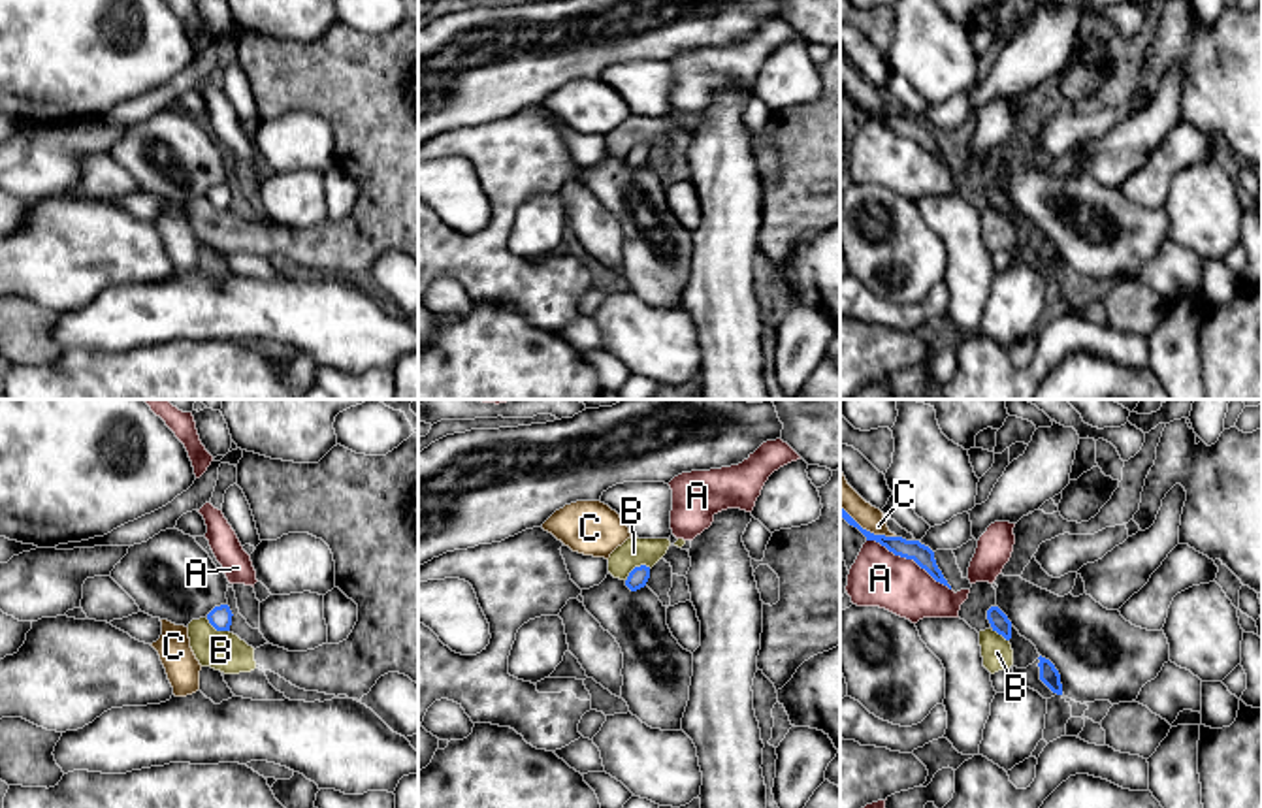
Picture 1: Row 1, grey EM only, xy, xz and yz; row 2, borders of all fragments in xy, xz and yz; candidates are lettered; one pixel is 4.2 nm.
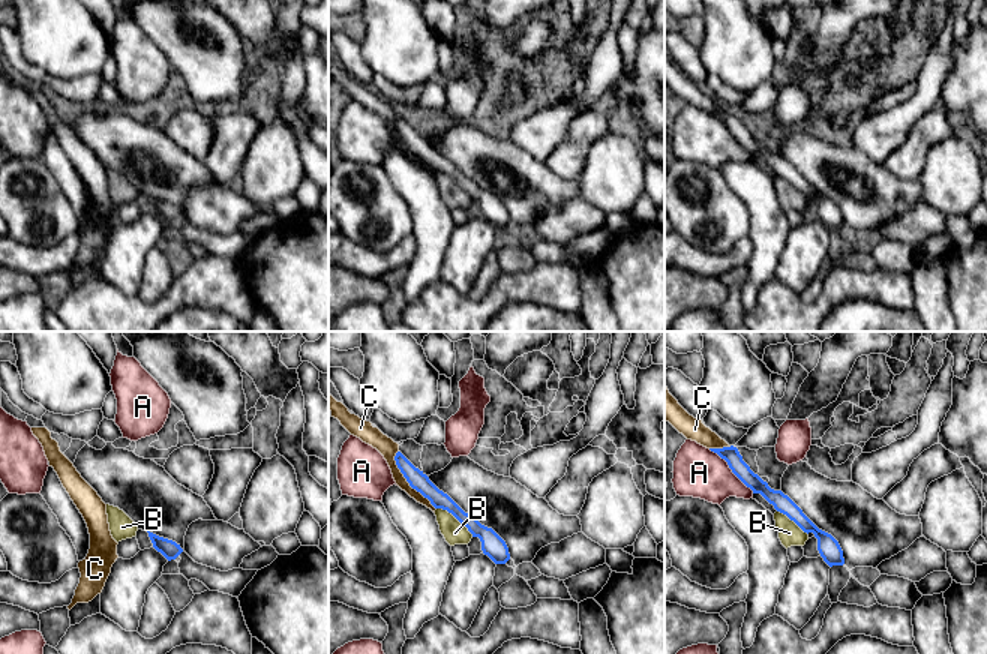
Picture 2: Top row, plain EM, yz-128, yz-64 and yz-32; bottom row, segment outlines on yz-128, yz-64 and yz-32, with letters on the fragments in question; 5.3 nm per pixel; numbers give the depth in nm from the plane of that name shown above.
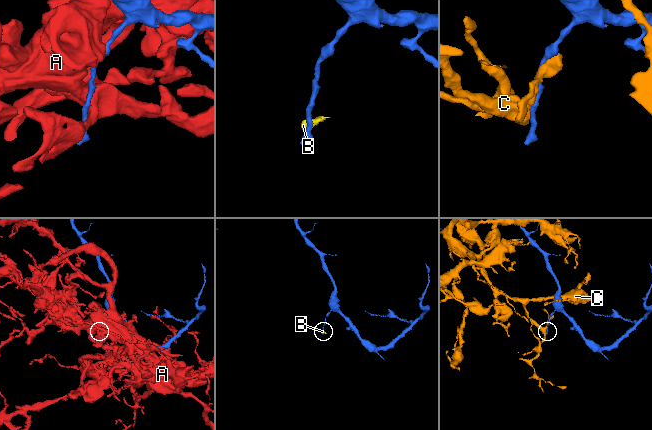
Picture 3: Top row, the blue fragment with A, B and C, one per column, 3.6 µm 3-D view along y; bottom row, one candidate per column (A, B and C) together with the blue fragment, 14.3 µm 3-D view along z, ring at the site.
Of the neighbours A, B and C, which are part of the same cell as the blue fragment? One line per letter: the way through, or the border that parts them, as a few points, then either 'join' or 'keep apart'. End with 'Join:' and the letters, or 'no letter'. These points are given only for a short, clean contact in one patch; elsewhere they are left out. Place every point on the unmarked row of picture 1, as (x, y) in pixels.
A: keep apart
B: along xz (650, 145), (637, 144), (626, 159) | keep apart
C: keep apart
Join: no letter

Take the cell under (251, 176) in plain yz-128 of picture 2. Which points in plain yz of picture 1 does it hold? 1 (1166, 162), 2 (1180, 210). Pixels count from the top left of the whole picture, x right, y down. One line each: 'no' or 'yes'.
1: no
2: yes

